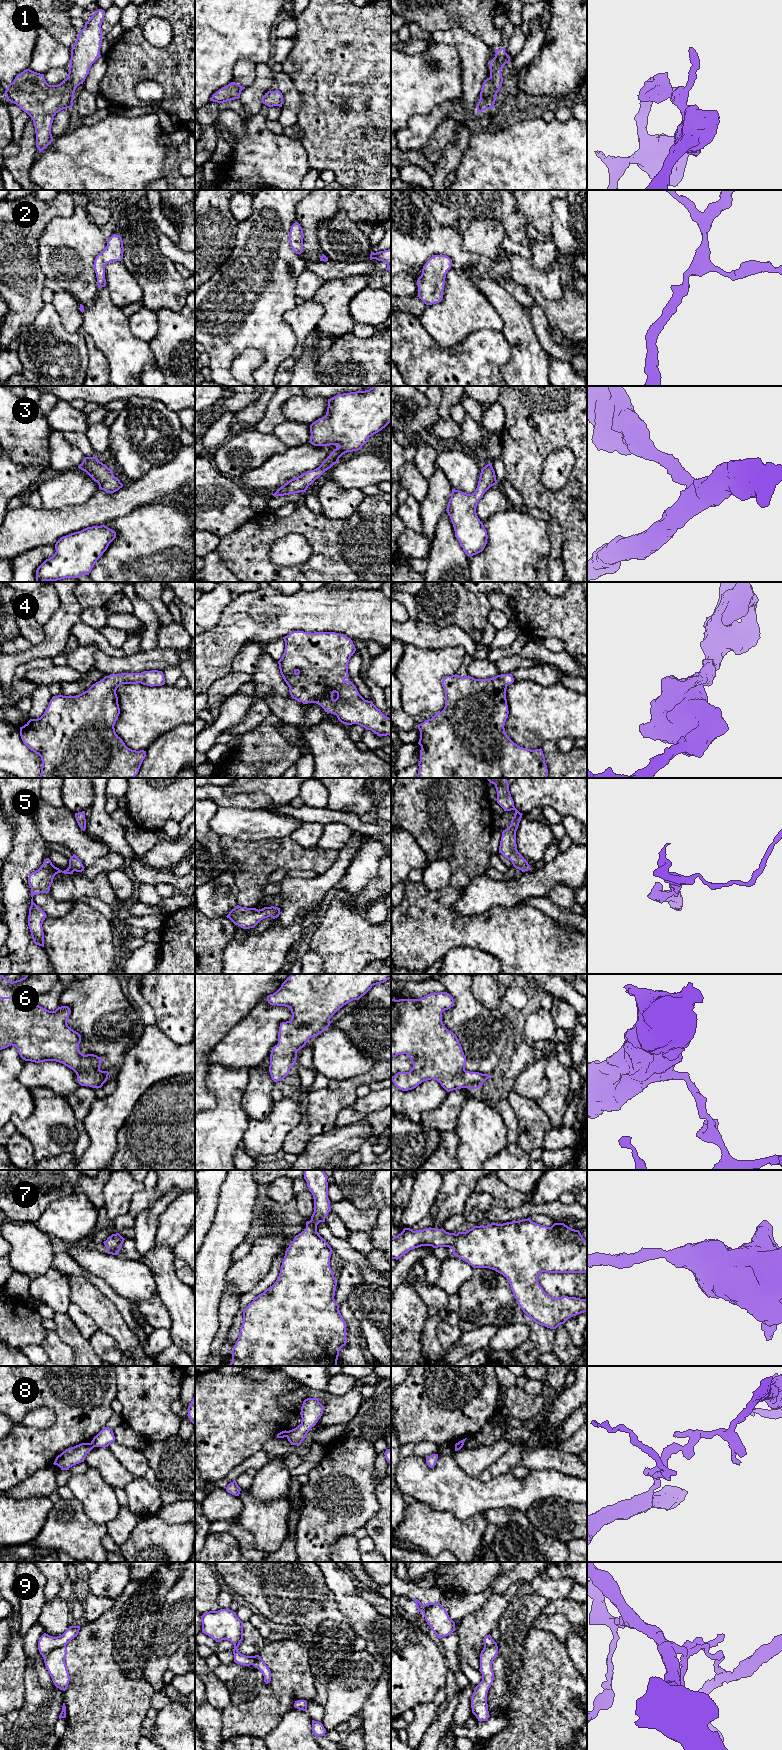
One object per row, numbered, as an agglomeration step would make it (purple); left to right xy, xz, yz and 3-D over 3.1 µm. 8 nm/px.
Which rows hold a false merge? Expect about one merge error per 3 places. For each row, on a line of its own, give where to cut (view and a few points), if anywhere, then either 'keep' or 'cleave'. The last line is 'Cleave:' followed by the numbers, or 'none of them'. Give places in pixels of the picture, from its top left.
1: no cut; keep
2: no cut; keep
3: no cut; keep
4: no cut; keep
5: no cut; keep
6: no cut; keep
7: no cut; keep
8: cut in xz along (288, 1431), (286, 1436); cleave
9: cut in xy along (65, 1645), (54, 1648), (44, 1659); cleave
Cleave: 8, 9

